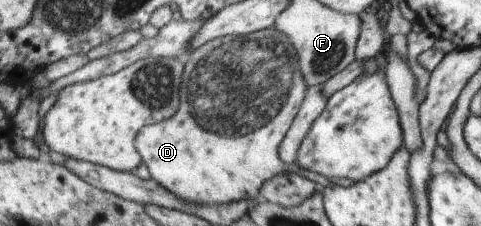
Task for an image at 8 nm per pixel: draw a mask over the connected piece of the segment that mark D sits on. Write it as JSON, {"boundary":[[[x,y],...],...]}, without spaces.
{"boundary":[[[275,26],[243,36],[219,37],[190,53],[179,86],[177,112],[171,118],[144,127],[141,140],[137,140],[137,148],[141,148],[141,156],[151,178],[181,200],[207,206],[258,200],[264,183],[280,174],[300,174],[320,188],[331,185],[325,176],[303,170],[296,163],[285,164],[280,156],[280,147],[300,112],[308,90],[297,54],[291,38]]]}

